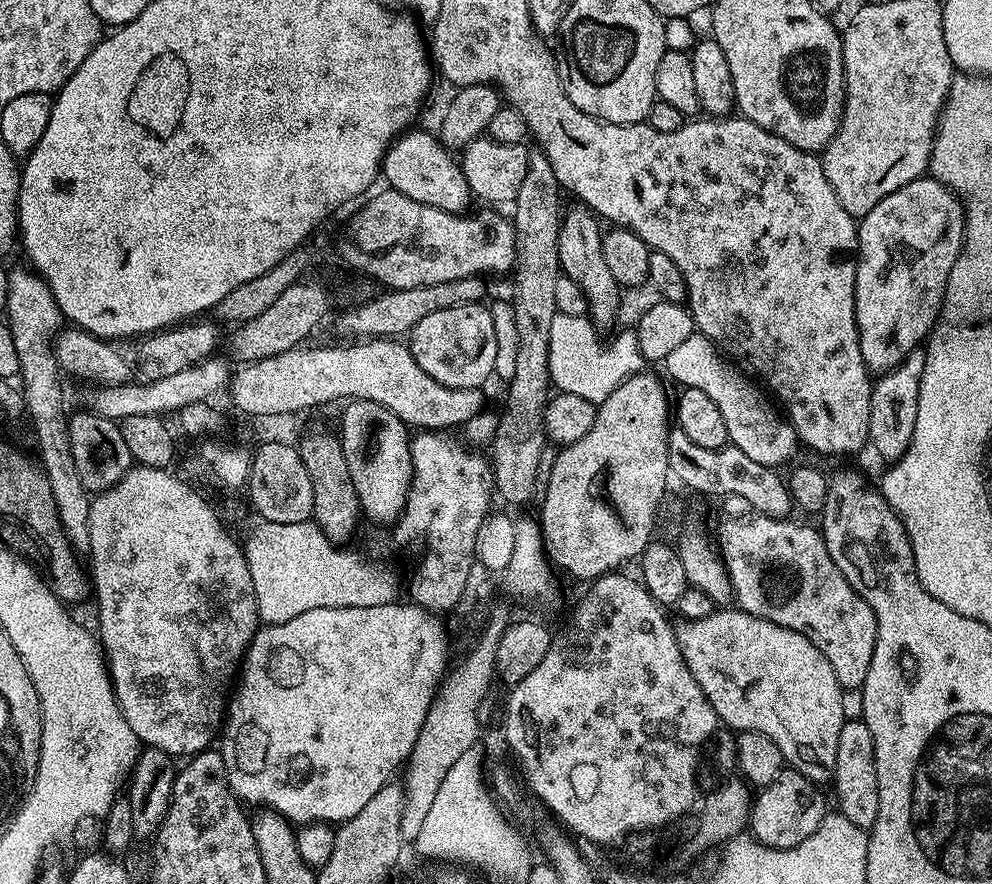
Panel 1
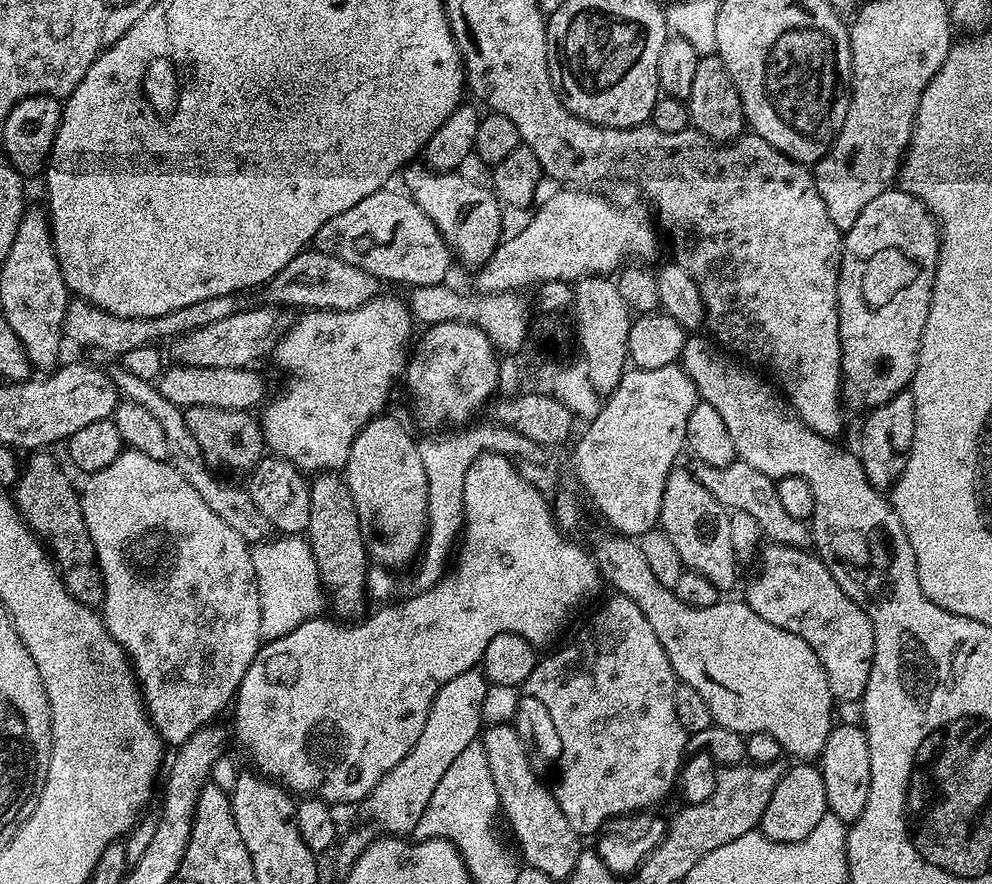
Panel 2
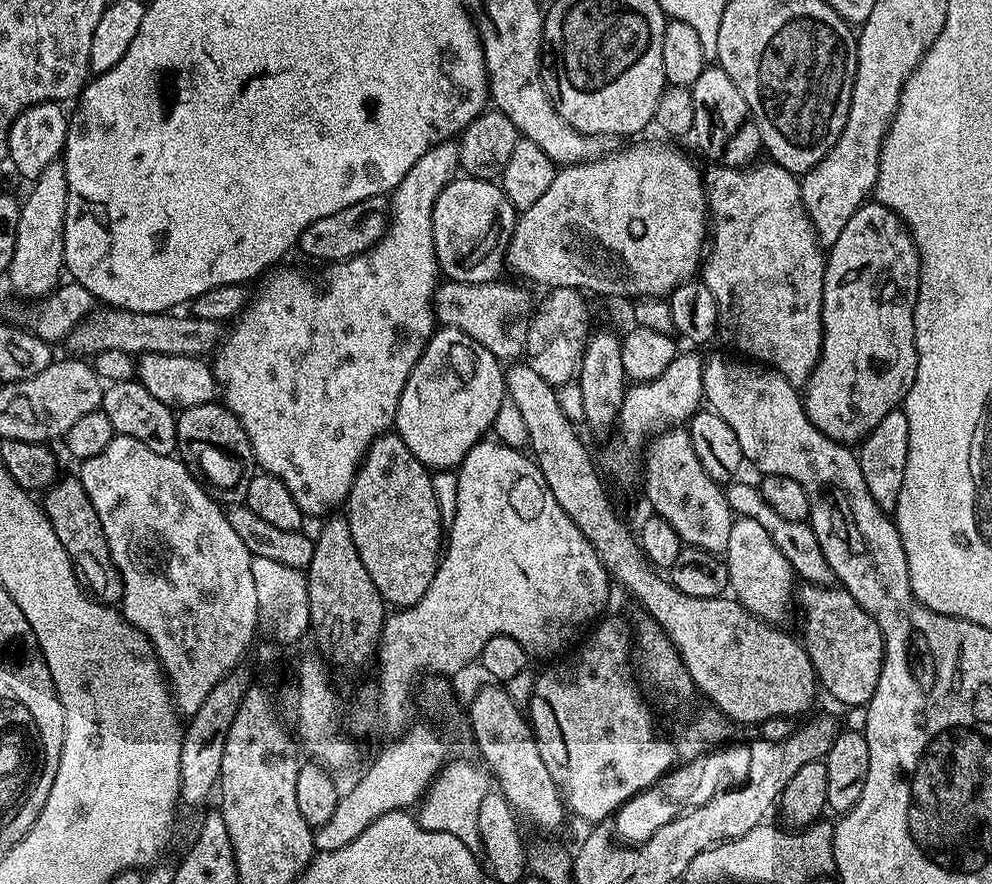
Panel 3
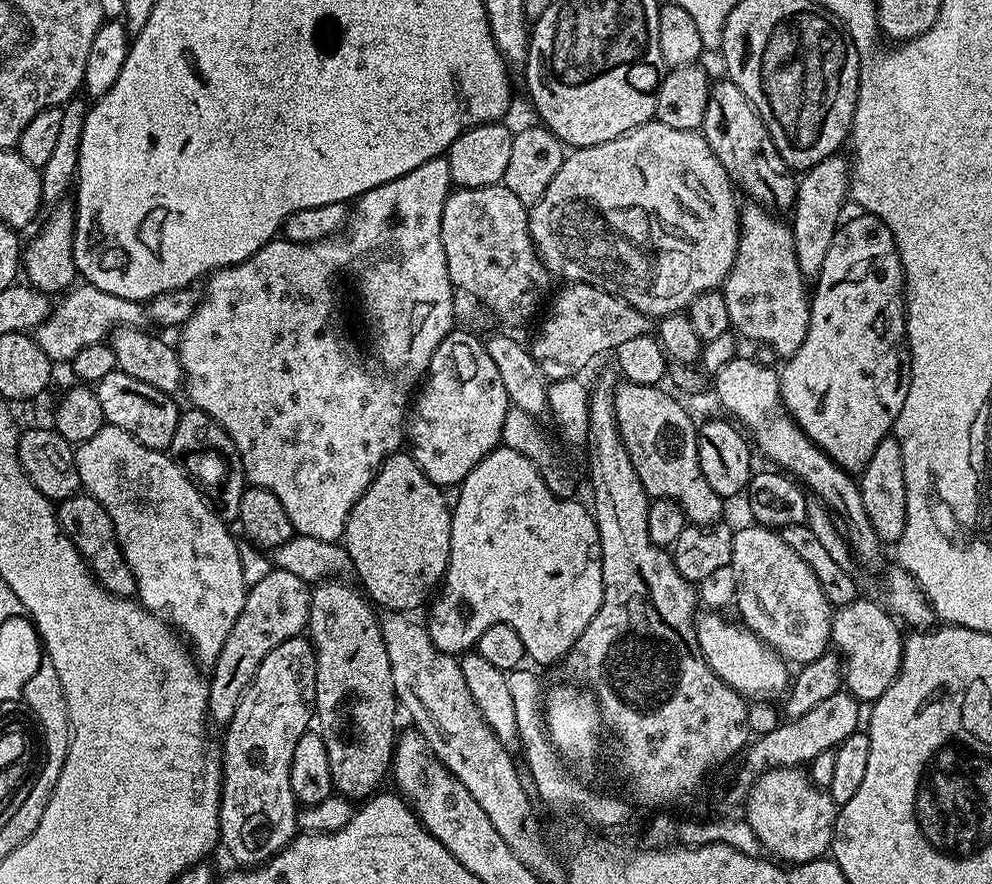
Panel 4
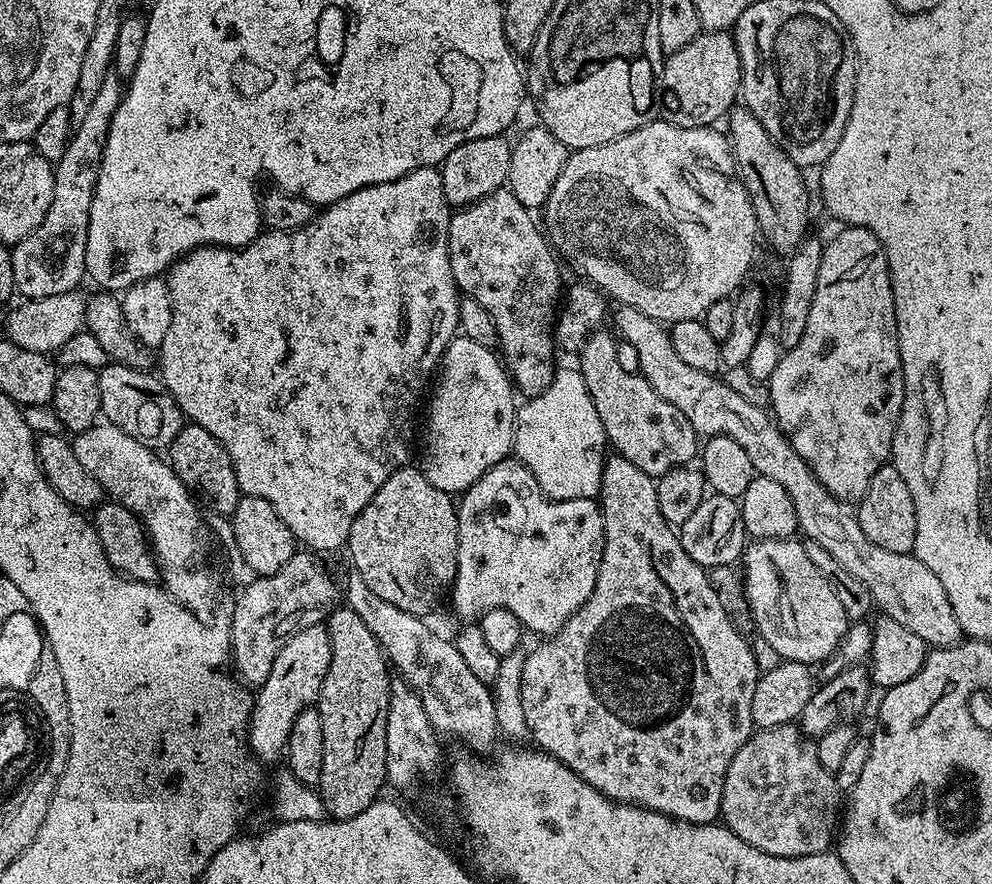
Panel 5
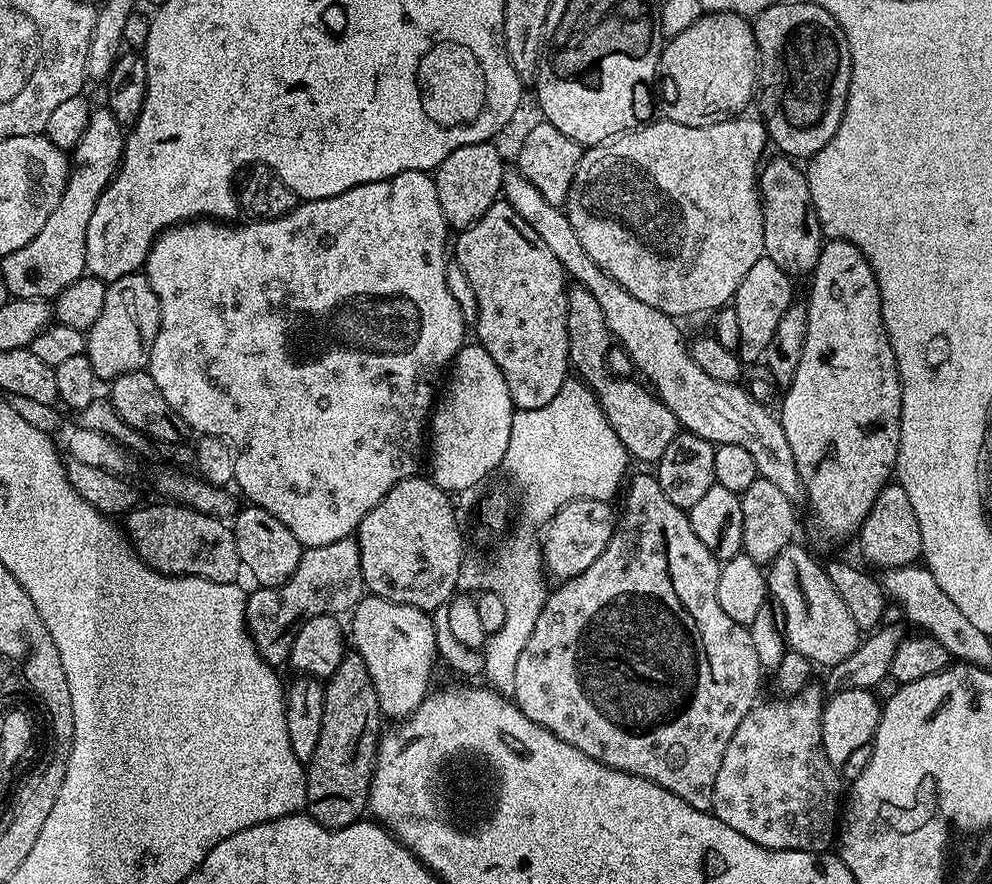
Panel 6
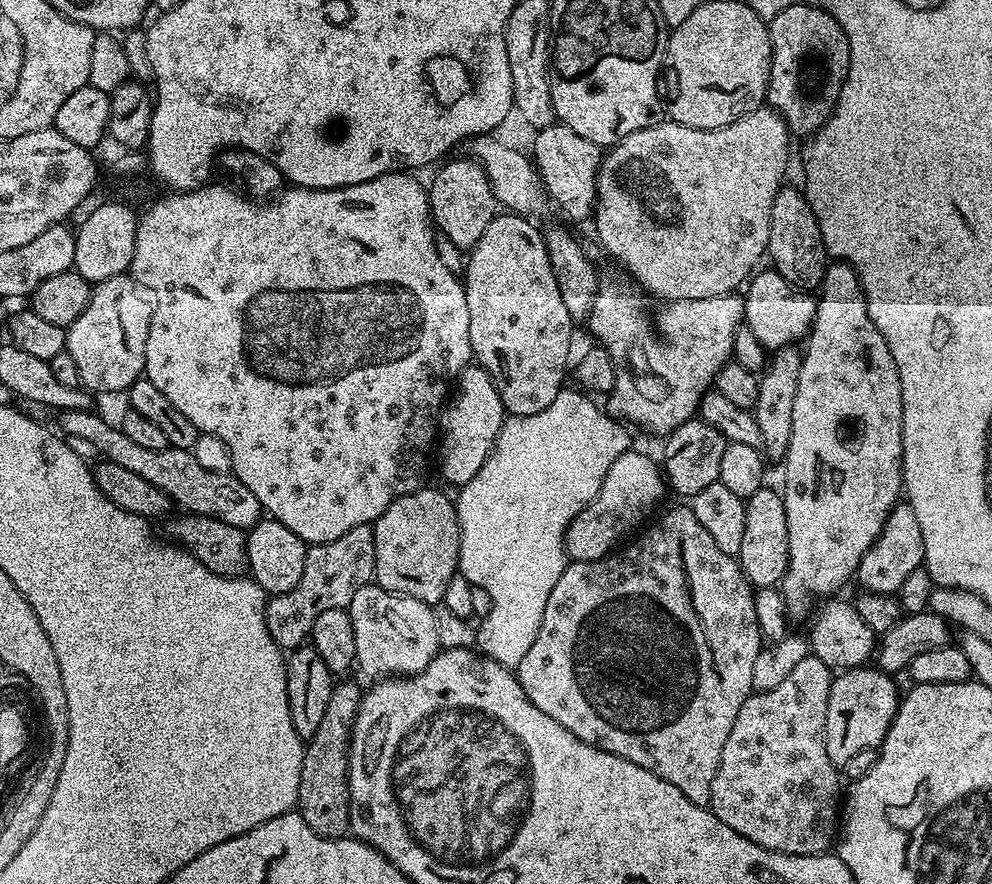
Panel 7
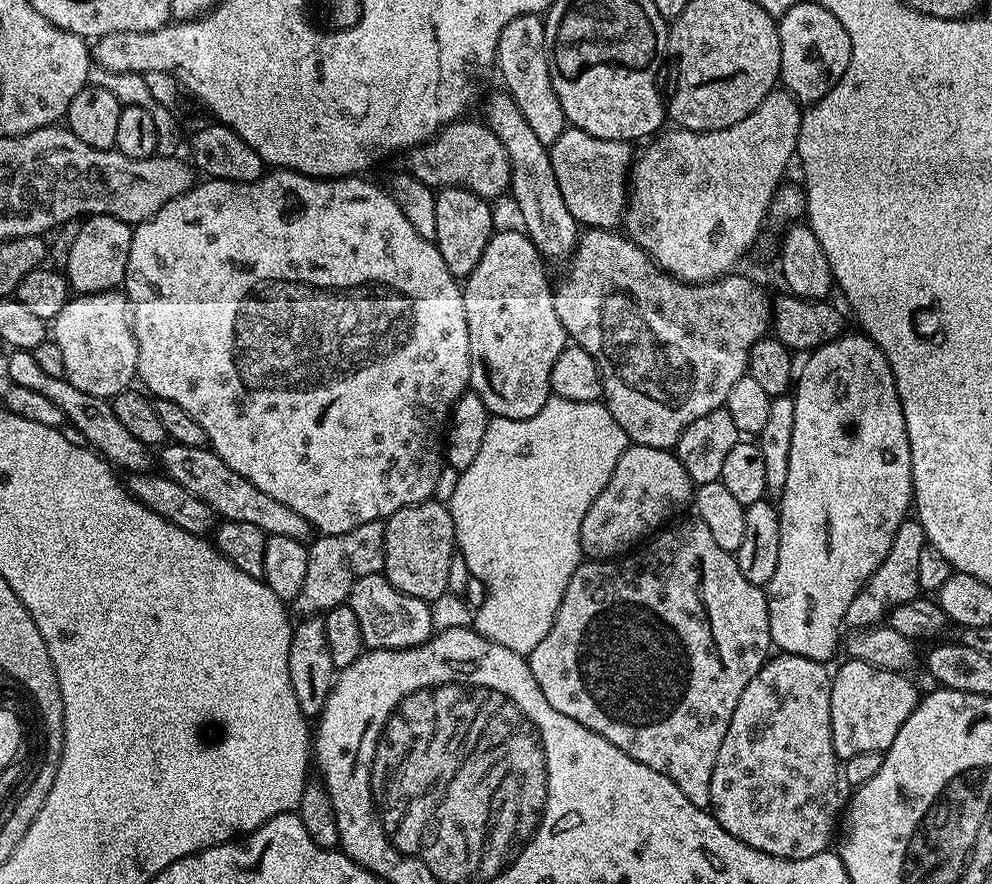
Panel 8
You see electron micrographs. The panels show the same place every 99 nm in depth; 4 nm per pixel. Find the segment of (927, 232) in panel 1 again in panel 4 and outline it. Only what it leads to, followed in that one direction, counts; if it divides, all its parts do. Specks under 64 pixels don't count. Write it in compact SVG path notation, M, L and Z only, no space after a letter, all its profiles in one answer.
M867 214L856 215L860 216L854 217L853 220L845 219L837 227L834 238L830 242L830 250L826 250L826 262L822 262L822 270L814 280L814 291L810 296L810 326L806 330L806 338L802 346L798 346L795 354L783 361L784 369L781 367L778 372L780 397L792 421L808 435L810 442L817 444L838 467L845 468L853 474L863 472L866 462L870 462L870 454L878 450L878 442L885 440L895 429L896 419L902 410L902 402L906 402L906 390L910 390L910 366L912 365L912 361L908 358L908 335L904 317L904 271L896 243L888 227L879 218Z

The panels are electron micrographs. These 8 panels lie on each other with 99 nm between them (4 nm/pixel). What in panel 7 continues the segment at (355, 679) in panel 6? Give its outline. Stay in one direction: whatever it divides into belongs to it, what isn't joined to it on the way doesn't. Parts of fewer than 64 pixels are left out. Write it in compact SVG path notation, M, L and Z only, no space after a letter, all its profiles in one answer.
M337 683L330 694L330 706L326 706L326 714L322 714L322 722L318 722L318 730L306 741L304 746L302 774L298 782L298 811L301 818L306 822L306 826L310 826L310 830L314 830L314 834L318 834L327 840L339 840L349 831L348 742L350 725L361 695L362 688L359 688L358 685Z

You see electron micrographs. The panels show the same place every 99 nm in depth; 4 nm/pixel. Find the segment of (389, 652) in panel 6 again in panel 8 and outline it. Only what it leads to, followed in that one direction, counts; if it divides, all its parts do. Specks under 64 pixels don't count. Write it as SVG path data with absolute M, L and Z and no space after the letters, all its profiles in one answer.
M381 573L366 574L366 578L358 578L350 590L347 601L348 605L358 614L358 626L362 626L362 638L365 649L373 648L413 648L426 641L434 635L431 622L431 610L429 601L419 600L410 594L402 594Z

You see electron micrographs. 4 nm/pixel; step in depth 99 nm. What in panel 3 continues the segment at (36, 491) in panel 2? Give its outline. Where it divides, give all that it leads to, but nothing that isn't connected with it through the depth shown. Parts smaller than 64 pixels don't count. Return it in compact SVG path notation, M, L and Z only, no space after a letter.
M72 474L57 479L51 488L43 493L42 507L46 518L50 518L50 526L54 526L54 534L58 534L58 542L66 546L66 554L70 554L72 565L77 573L92 572L88 580L92 583L90 592L99 603L109 606L119 605L124 587L118 570L110 566L106 534L102 530L102 522L98 522L98 514L86 494L86 486L82 486L79 475Z

